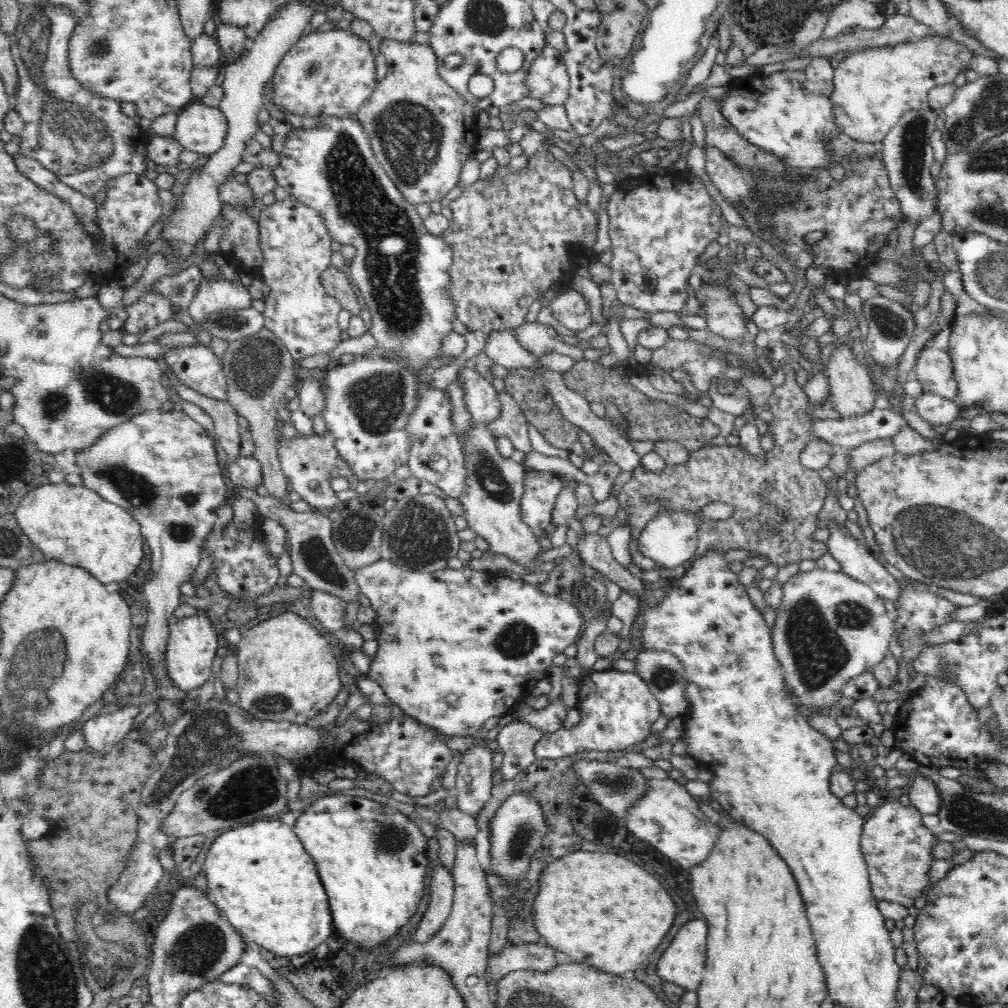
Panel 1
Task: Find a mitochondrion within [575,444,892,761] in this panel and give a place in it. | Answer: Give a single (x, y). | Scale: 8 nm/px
(814, 642)

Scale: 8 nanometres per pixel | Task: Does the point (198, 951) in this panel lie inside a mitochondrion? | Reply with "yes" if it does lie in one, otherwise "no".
yes

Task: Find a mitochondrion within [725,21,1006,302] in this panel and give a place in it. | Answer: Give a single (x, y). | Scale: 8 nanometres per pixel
(912, 137)

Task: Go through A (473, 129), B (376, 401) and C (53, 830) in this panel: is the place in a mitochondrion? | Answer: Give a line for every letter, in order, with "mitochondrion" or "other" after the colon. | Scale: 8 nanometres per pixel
A: other
B: mitochondrion
C: other

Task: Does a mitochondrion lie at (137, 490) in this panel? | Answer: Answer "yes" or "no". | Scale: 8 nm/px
yes

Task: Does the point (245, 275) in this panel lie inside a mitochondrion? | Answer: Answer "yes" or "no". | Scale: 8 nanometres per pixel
no

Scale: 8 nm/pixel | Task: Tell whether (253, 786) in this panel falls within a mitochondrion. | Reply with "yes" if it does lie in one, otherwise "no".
yes

